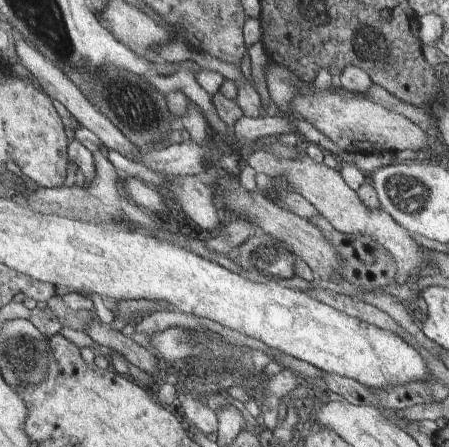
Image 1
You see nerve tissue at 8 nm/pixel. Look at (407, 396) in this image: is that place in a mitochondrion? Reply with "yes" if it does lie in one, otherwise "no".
no

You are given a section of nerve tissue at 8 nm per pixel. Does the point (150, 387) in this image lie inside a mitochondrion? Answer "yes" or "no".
no

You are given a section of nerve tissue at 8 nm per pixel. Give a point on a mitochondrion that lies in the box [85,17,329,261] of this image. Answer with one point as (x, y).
(117, 98)

